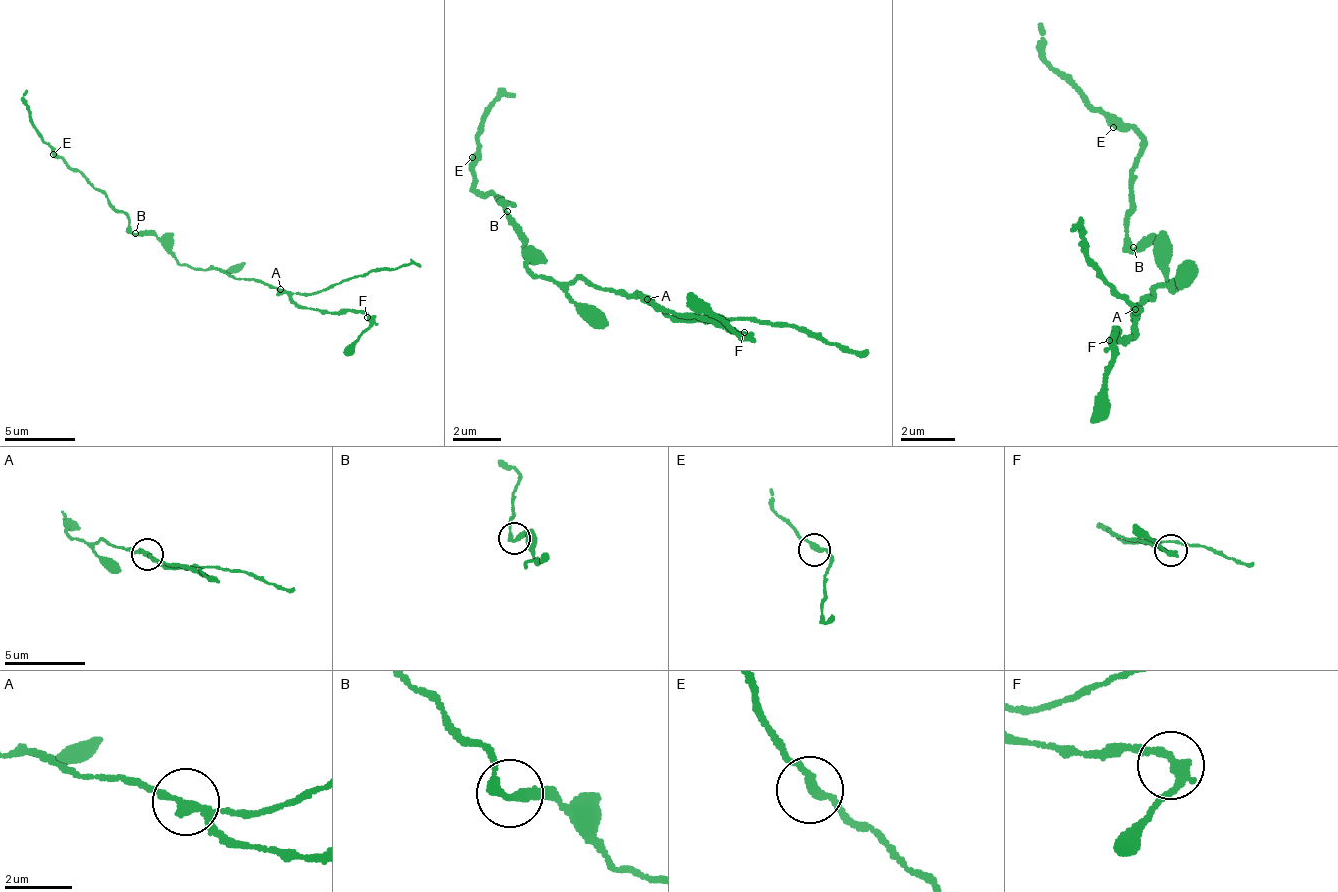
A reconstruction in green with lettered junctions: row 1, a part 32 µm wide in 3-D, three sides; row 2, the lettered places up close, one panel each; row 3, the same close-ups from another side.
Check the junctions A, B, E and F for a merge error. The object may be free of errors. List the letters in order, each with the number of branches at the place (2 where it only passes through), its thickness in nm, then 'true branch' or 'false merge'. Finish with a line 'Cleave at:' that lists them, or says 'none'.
A: branches 3; calibre 220 nm; false merge
B: branches 2; calibre 240 nm; true branch
E: branches 2; calibre 240 nm; true branch
F: branches 2; calibre 240 nm; true branch
Cleave at: A

